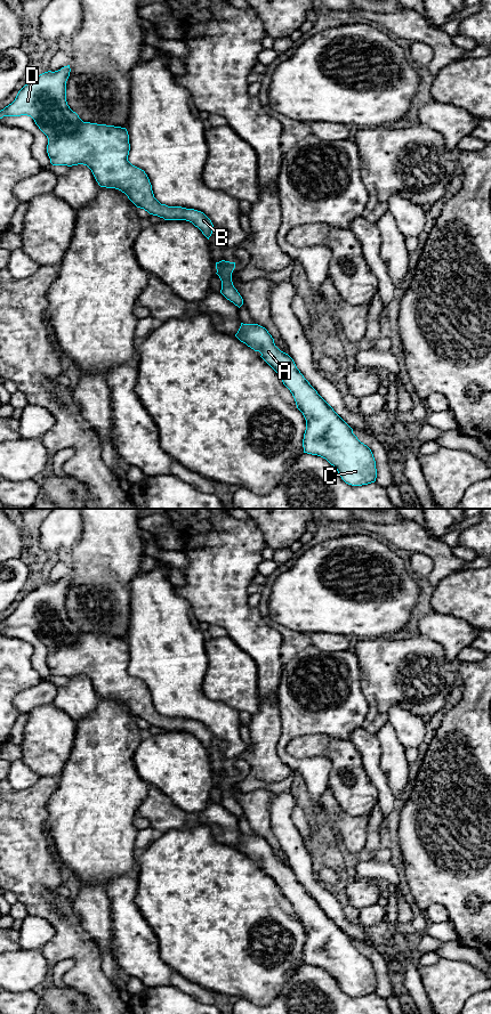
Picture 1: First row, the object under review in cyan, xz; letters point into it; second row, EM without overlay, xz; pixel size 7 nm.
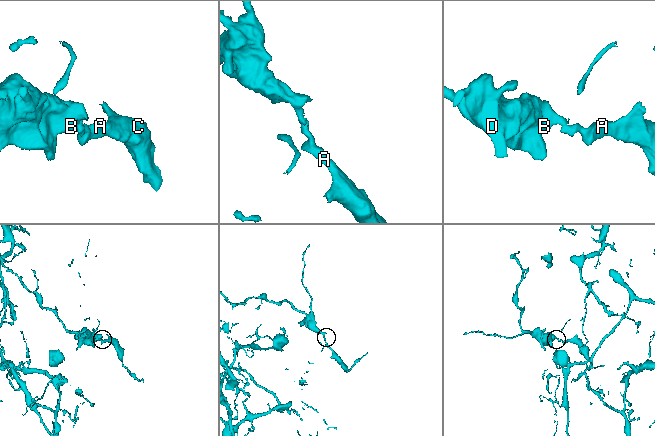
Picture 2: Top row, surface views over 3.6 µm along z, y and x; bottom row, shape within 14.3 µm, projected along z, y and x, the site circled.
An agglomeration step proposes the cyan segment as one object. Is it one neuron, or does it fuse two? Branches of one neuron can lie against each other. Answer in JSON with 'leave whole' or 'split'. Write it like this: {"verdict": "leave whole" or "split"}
{"verdict": "split"}

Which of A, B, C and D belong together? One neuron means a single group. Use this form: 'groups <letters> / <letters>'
groups A C / B D

